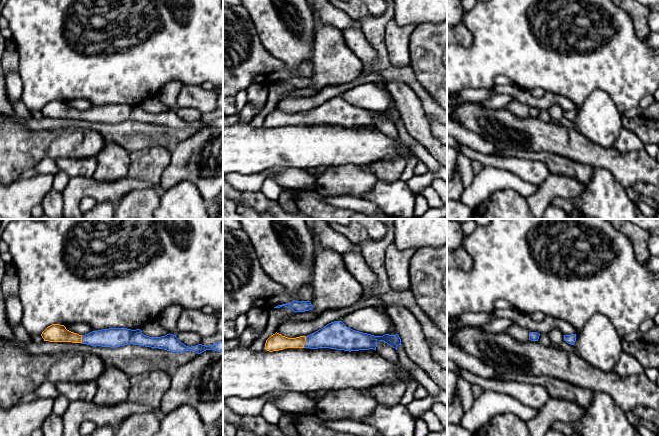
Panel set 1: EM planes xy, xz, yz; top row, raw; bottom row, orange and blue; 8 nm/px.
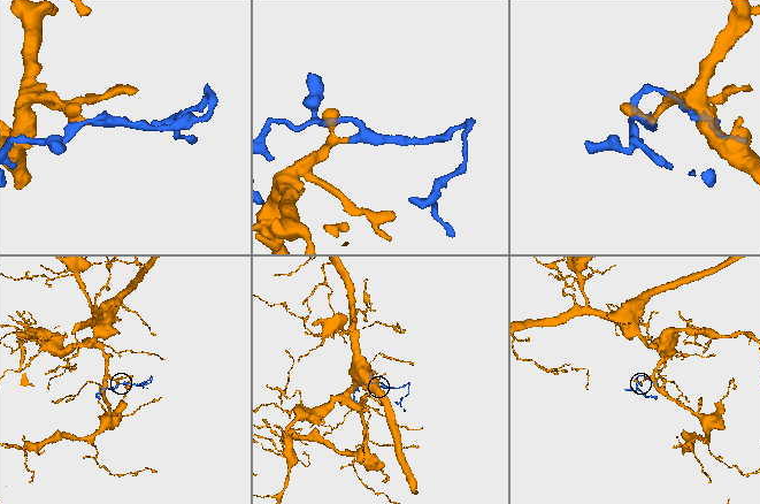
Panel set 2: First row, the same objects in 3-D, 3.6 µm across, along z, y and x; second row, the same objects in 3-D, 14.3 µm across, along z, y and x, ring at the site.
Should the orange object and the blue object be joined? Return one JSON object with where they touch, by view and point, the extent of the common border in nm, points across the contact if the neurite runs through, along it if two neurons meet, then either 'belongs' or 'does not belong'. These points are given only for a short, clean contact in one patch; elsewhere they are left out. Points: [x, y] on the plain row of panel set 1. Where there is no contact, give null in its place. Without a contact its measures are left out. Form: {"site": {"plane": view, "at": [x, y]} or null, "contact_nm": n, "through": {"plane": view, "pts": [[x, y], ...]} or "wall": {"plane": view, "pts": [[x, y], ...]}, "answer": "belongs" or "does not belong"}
{"site": {"plane": "xz", "at": [305, 117]}, "contact_nm": 100, "through": {"plane": "xz", "pts": [[276, 118], [305, 117], [314, 117], [335, 111]]}, "answer": "belongs"}

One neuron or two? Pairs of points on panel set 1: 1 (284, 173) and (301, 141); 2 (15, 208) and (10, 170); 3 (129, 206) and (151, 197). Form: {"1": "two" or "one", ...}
{"1": "two", "2": "two", "3": "one"}

